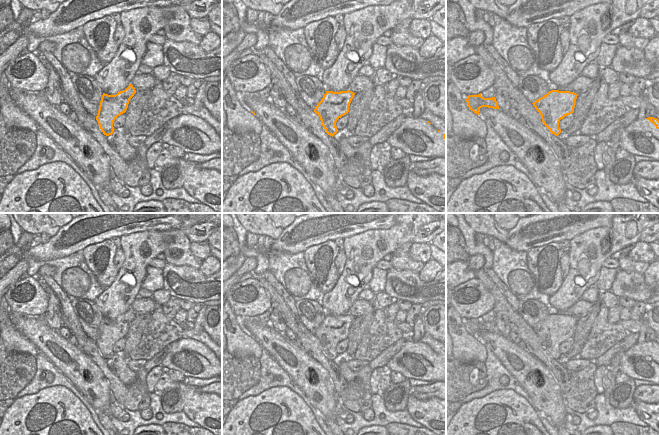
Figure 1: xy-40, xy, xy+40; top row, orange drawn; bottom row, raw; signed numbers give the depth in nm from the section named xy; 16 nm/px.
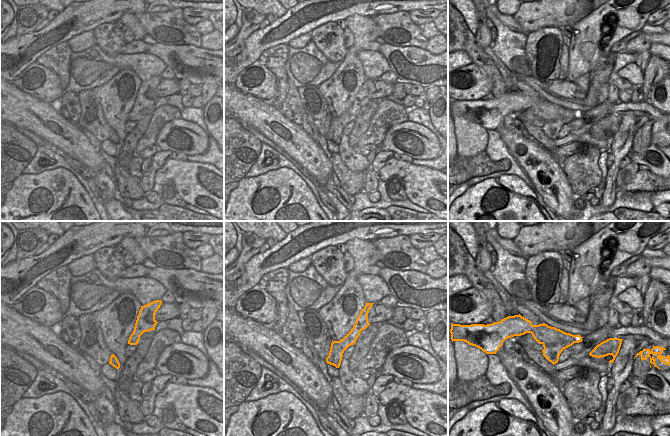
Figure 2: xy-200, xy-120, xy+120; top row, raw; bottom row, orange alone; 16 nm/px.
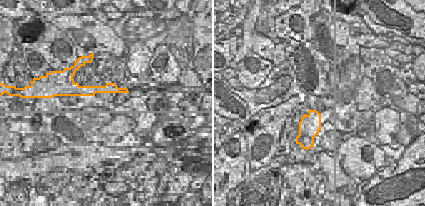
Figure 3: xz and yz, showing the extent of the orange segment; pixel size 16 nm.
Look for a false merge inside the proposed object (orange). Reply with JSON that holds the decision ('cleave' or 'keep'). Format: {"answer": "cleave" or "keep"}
{"answer": "cleave"}

